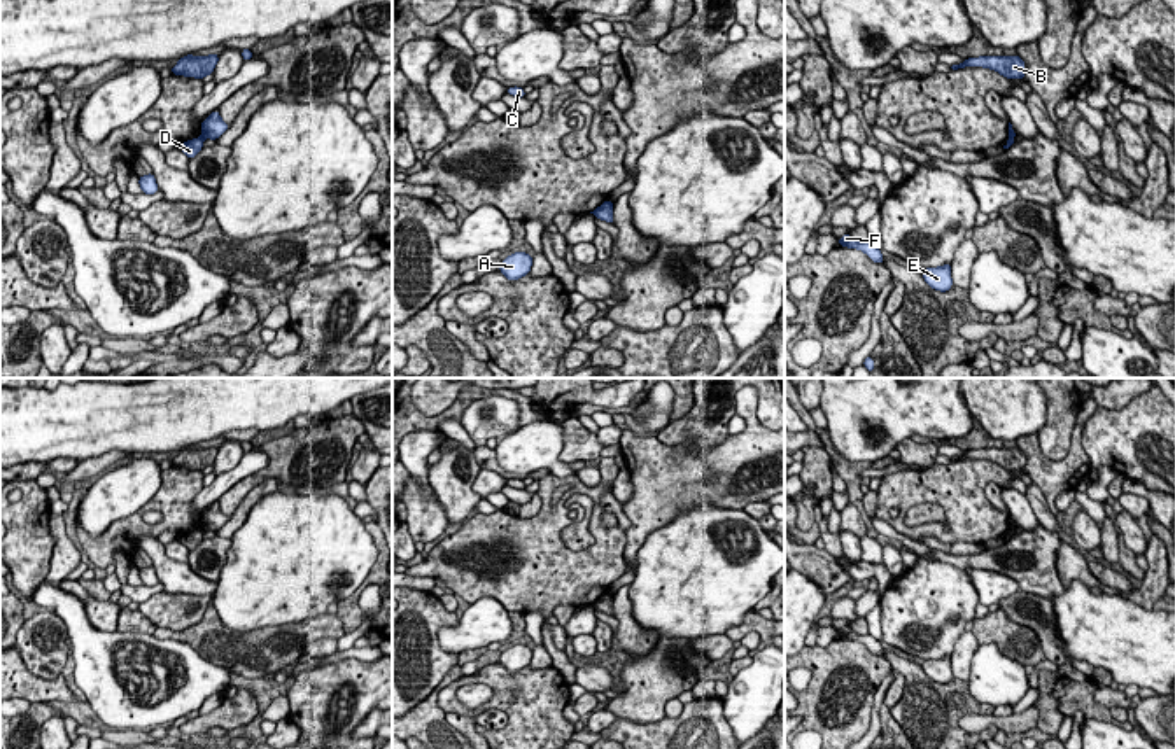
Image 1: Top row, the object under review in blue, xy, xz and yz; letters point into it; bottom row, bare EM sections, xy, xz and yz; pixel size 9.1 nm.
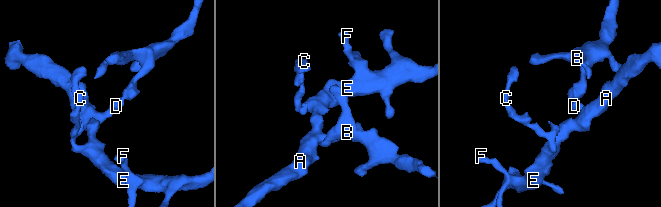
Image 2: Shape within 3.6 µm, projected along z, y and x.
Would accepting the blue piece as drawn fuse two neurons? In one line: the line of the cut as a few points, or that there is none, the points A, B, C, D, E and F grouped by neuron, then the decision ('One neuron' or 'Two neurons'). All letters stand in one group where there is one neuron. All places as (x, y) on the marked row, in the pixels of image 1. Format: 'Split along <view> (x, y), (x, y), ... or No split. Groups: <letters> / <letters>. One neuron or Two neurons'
Split along yz (1009, 135), (1013, 139). Groups: A C D E F / B. Two neurons

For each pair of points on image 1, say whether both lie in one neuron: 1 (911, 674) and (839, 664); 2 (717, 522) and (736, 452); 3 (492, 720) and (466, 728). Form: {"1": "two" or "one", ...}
{"1": "two", "2": "two", "3": "one"}

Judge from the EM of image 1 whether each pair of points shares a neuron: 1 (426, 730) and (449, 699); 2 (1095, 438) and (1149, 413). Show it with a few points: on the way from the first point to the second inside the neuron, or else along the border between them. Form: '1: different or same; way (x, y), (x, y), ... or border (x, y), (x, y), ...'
1: different; border (456, 678), (438, 695), (438, 706), (445, 713)
2: same; way (1109, 438), (1125, 438), (1135, 427)

